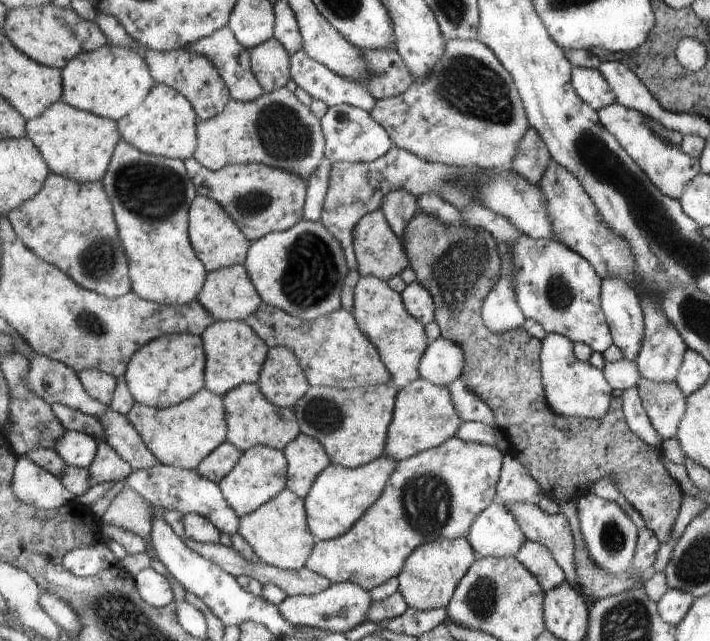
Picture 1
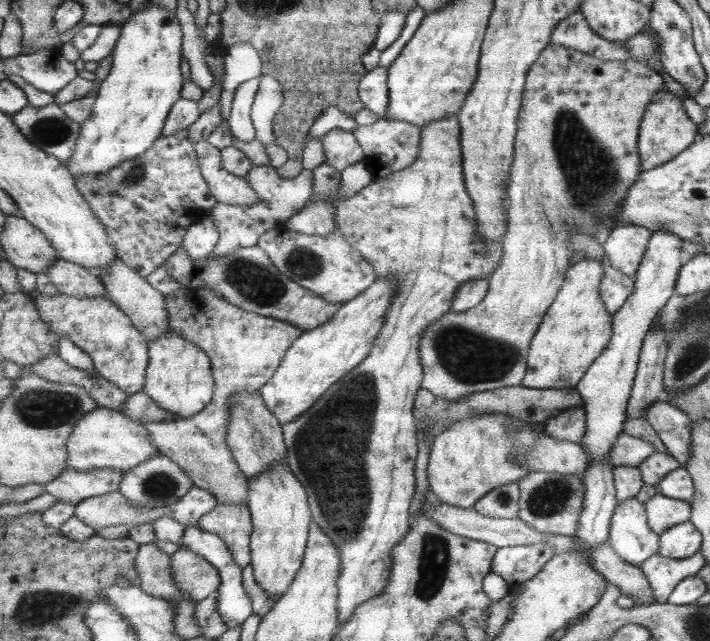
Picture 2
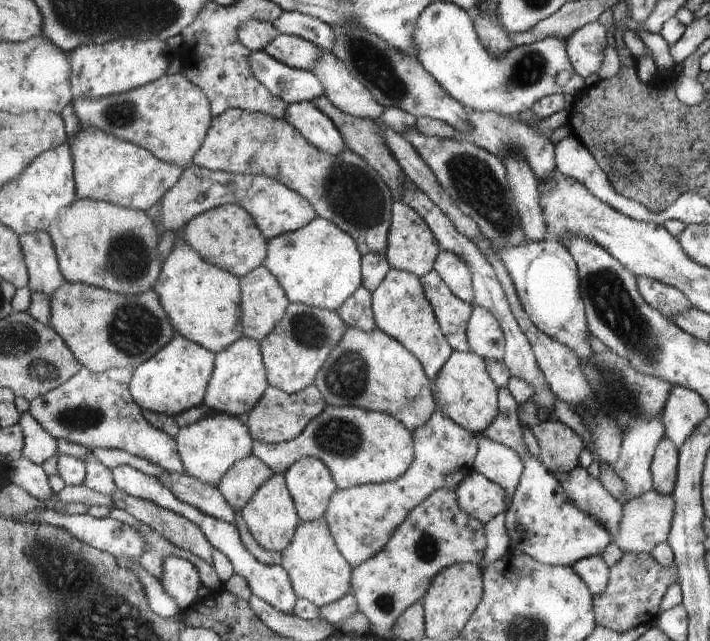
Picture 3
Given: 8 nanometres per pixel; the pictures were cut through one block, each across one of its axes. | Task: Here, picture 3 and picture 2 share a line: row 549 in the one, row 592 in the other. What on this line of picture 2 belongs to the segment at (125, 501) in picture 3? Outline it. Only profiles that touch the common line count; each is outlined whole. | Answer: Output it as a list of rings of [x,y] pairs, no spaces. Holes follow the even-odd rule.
[[[180,548],[171,555],[173,558],[173,578],[181,592],[185,592],[191,602],[201,602],[211,596],[221,586],[219,570],[207,562],[203,556],[189,548]]]

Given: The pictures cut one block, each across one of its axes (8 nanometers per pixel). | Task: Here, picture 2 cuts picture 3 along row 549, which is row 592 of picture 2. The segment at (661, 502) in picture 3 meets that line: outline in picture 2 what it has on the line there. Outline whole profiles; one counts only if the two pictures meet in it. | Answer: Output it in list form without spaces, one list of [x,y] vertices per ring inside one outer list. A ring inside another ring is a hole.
[[[611,543],[601,544],[591,554],[593,565],[609,579],[609,582],[621,588],[621,594],[639,605],[649,605],[653,602],[651,587],[639,567],[627,564],[621,556],[613,550]]]

